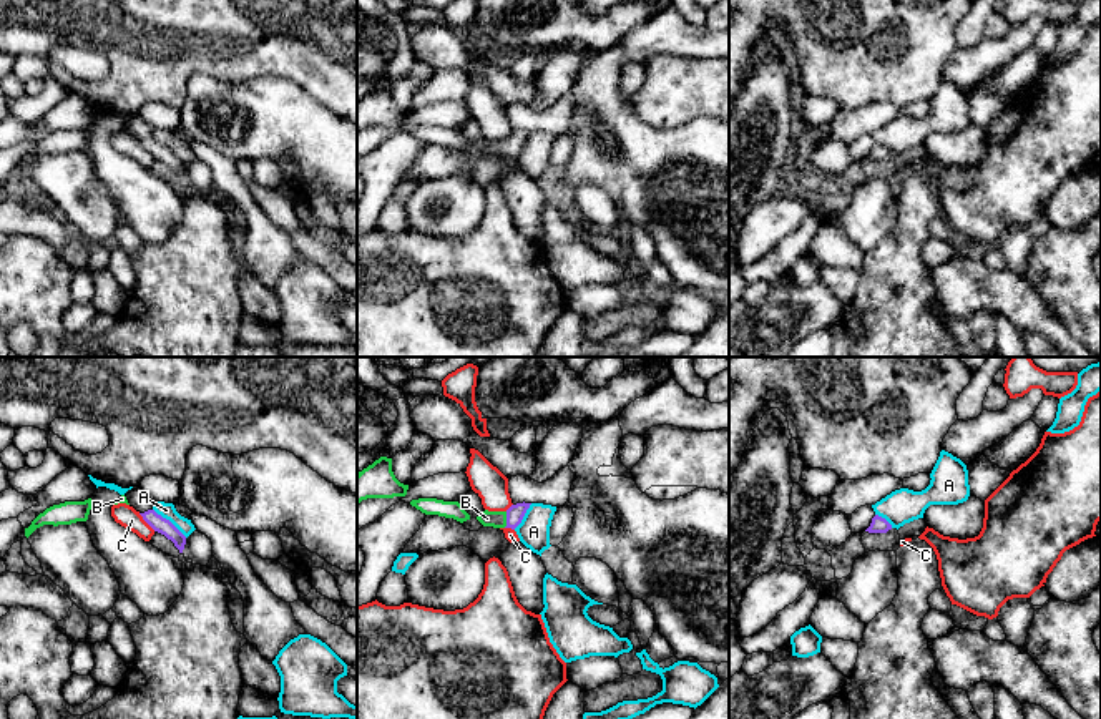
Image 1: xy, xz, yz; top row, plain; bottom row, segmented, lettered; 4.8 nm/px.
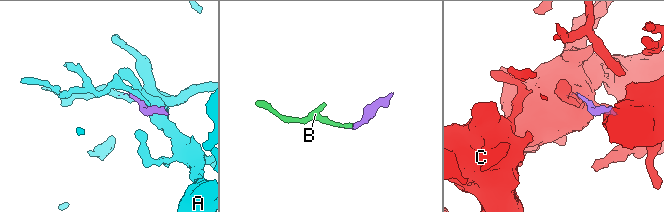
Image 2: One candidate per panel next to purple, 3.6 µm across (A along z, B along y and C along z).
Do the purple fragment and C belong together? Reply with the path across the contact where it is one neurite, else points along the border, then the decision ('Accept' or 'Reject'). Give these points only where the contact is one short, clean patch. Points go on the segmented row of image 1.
Boundary: xy (138, 513), (155, 530). Reject

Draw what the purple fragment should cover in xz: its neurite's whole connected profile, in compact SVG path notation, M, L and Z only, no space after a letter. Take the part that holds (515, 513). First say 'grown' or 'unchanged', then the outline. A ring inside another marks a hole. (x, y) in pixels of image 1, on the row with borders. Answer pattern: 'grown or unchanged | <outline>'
grown | M523 501L523 503L511 505L506 511L488 511L488 510L485 510L480 516L477 516L477 520L483 526L515 530L521 523L530 505L531 503Z

